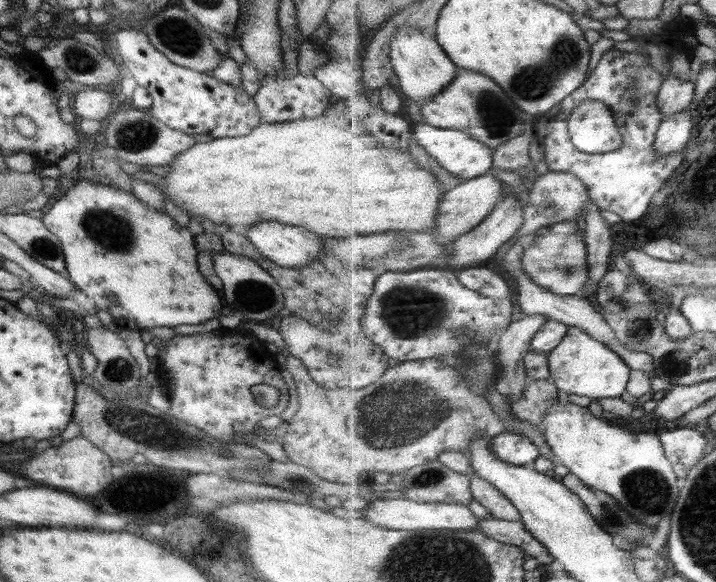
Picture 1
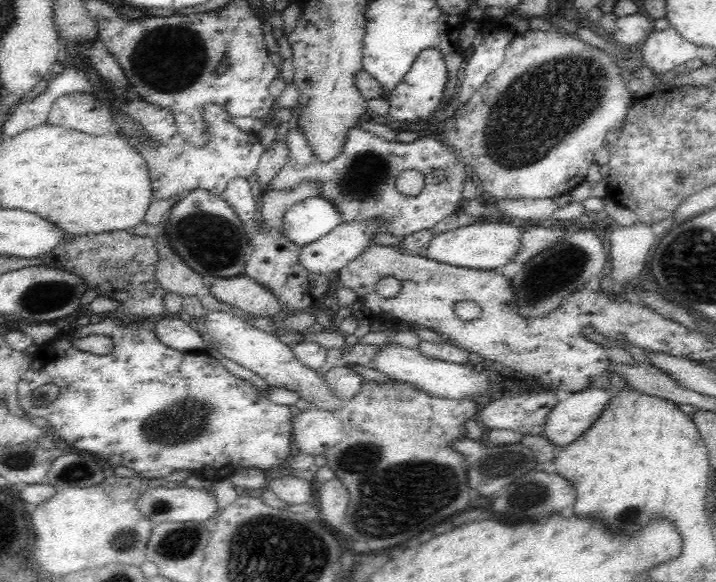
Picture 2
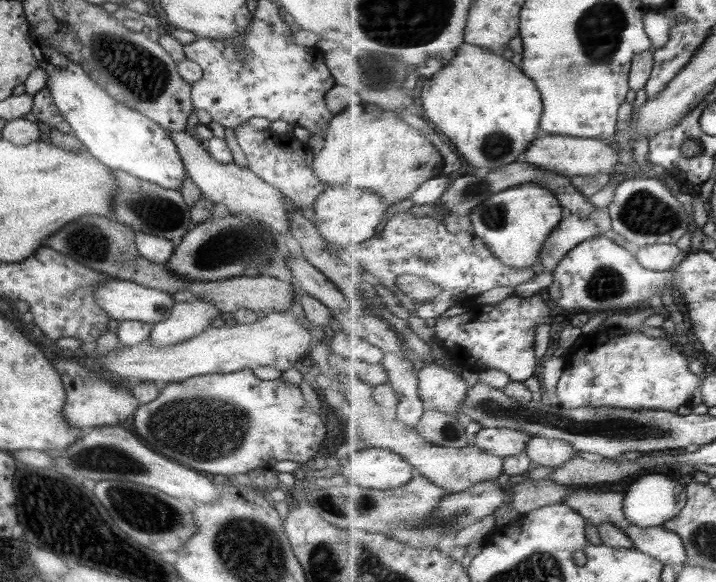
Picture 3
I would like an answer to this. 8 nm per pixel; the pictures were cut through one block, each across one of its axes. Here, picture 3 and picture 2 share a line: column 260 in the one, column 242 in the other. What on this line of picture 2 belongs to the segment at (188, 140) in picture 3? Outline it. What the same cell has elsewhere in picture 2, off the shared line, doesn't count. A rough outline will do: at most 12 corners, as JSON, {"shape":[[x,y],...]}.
{"shape":[[233,178],[221,197],[248,226],[256,210],[248,179]]}

